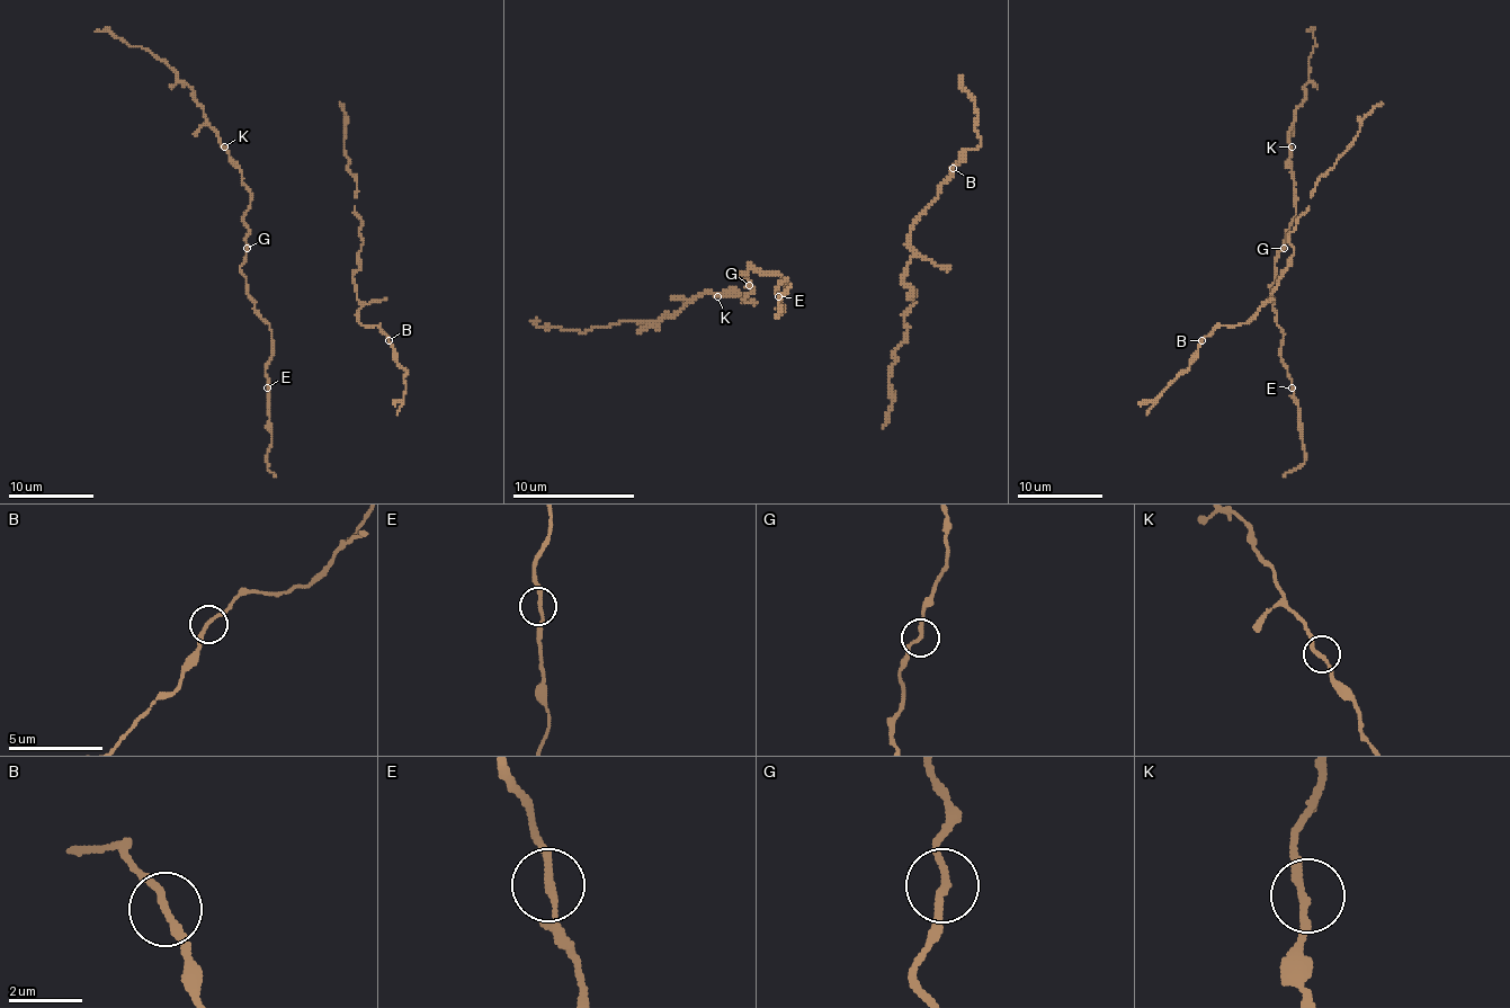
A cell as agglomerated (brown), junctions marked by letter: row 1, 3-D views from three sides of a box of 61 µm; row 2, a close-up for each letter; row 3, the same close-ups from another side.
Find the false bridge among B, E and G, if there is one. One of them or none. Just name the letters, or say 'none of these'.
none of these

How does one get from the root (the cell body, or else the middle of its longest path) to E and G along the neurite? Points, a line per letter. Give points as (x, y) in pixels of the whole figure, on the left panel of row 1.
E: (240, 268), (255, 311), (271, 330), (271, 359), (265, 369), (267, 387)
G: (240, 268), (246, 249)

